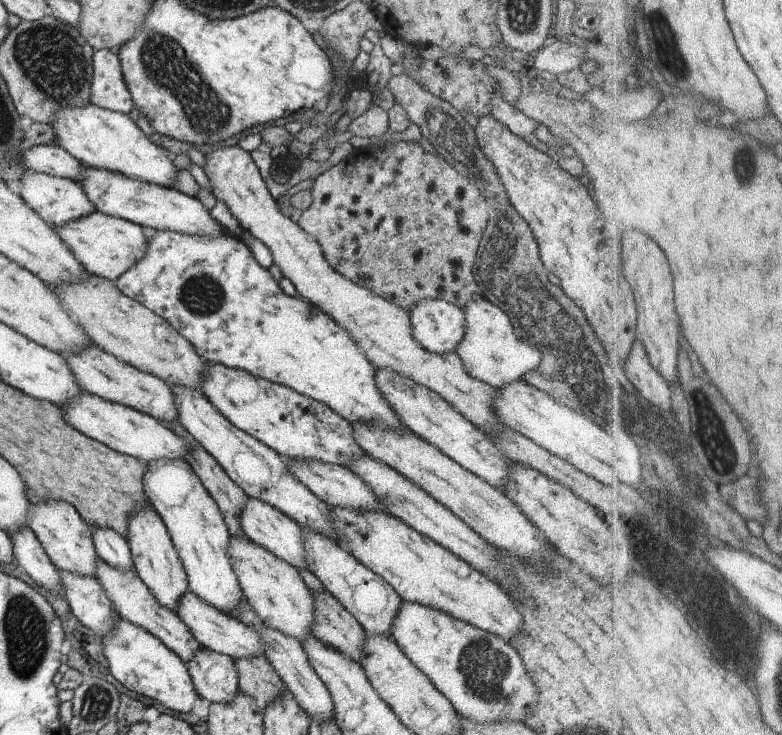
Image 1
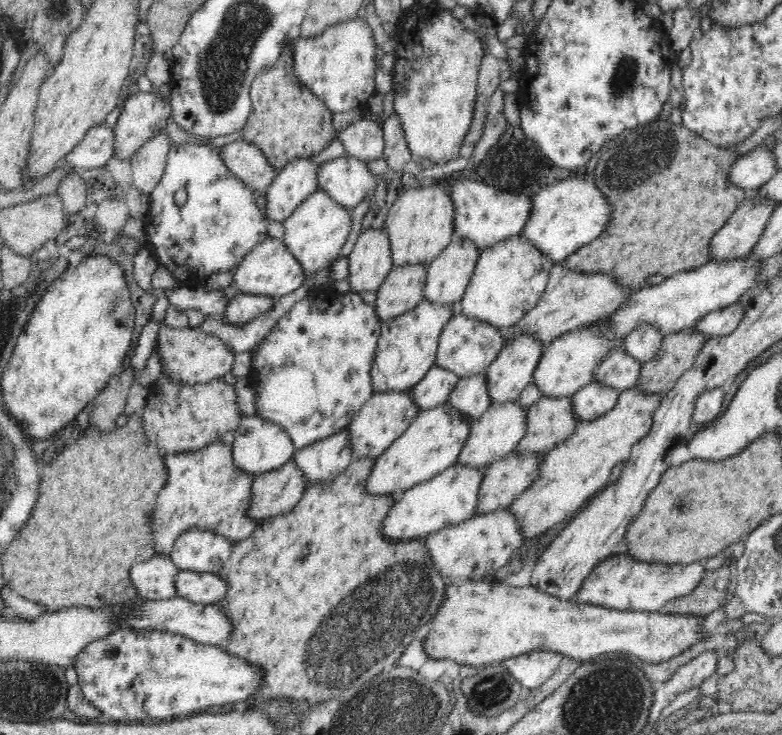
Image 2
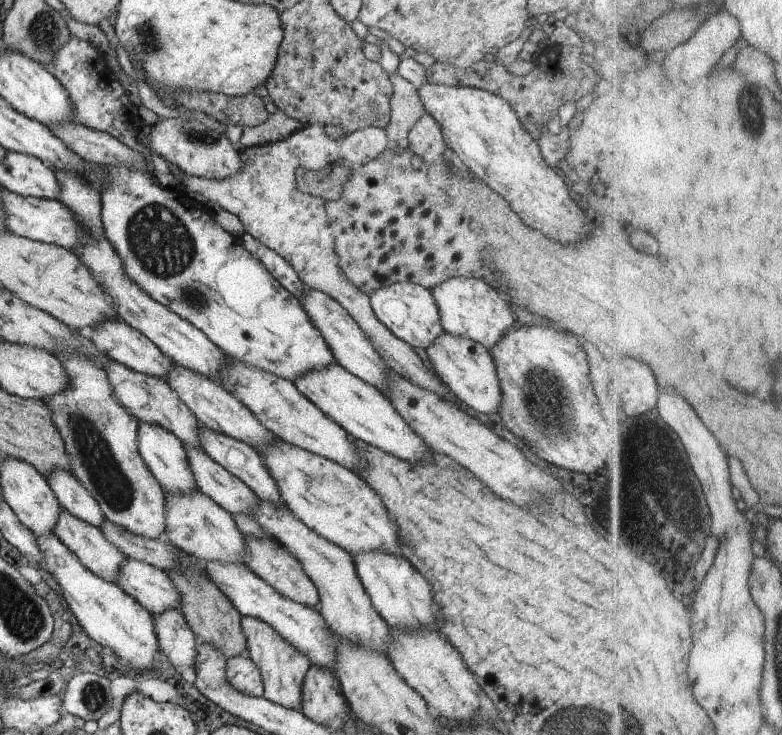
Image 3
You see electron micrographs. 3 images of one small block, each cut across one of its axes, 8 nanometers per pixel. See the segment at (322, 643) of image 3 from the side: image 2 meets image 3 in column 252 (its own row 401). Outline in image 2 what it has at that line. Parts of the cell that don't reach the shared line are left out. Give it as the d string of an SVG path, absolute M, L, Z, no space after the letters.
M594 380L583 386L571 396L578 422L594 420L610 412L616 406L618 395L616 389L600 381Z

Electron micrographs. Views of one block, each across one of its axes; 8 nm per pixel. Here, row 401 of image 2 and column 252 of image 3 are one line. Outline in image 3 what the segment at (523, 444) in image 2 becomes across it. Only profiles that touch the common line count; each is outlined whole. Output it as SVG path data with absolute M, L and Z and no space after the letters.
M244 536L246 542L246 552L244 552L244 564L256 573L262 580L265 580L280 596L289 598L292 602L297 602L307 607L317 608L319 604L318 591L312 584L312 579L306 576L304 568L292 556L287 548L272 538L254 538L254 536Z

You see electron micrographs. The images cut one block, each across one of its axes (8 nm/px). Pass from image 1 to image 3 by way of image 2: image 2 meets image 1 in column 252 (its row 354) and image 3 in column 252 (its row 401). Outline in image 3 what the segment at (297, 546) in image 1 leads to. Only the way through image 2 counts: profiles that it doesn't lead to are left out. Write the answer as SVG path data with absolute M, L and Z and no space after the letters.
M183 445L197 488L231 515L252 515L252 508L255 508L258 500L255 492L200 448Z

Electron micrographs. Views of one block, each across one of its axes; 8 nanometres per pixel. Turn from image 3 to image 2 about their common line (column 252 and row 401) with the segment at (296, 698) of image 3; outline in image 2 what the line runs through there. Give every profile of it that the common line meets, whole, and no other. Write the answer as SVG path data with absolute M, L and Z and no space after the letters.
M636 388L622 391L616 406L594 420L579 422L568 440L556 444L543 453L540 460L540 476L528 490L519 494L507 508L520 523L520 531L527 538L537 538L558 522L572 517L590 496L595 496L610 480L610 471L616 464L626 461L632 446L640 442L652 428L652 418L662 402L663 394L644 393Z

